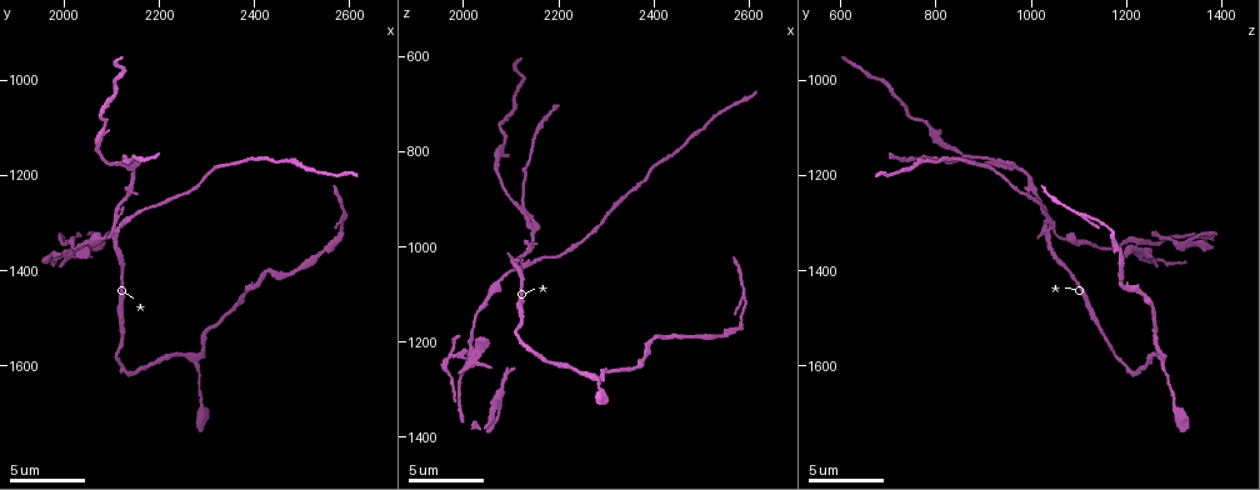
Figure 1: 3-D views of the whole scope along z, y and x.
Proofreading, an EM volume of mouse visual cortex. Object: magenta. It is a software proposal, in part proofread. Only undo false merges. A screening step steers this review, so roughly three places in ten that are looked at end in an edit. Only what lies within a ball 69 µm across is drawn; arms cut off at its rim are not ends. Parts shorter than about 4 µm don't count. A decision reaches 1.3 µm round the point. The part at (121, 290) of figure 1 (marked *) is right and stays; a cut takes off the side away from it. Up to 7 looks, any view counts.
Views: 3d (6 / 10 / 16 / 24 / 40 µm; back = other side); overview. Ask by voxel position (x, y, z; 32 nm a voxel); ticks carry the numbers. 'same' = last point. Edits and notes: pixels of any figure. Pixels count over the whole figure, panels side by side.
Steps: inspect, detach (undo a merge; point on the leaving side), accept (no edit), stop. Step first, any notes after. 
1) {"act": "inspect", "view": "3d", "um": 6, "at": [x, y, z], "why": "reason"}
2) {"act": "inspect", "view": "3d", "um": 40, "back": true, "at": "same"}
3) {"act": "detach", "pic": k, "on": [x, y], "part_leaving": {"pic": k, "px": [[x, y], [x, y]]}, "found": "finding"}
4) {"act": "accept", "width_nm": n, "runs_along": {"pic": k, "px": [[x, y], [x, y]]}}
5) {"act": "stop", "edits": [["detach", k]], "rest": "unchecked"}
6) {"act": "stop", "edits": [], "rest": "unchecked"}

{"act": "inspect", "view": "3d", "um": 16, "at": [2275, 1595, 1280], "why": "side arm on a straight run"}

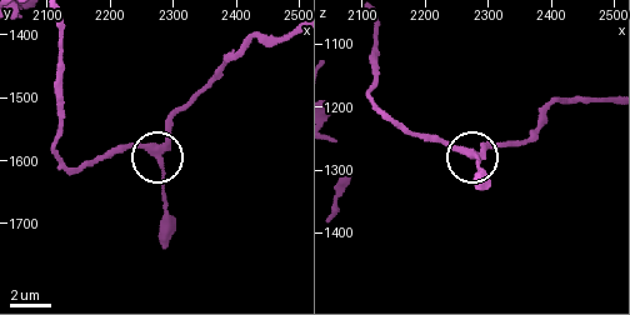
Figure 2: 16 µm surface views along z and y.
{"act": "accept", "side_arm_um": 5, "runs_along": {"pic": 2, "px": [[60, 63], [60, 156], [86, 166], [146, 148], [166, 220]]}, "found": "all the same neuron"}

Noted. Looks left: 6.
{"act": "inspect", "view": "3d", "um": 6, "at": [2100, 1320, 1045], "why": "looks like a crossing"}

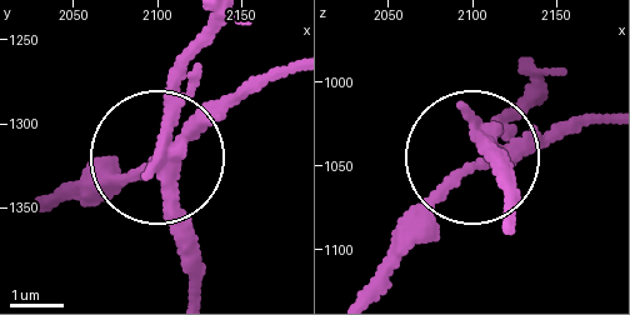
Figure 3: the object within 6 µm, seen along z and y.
{"act": "detach", "pic": 3, "on": [231, 96], "arms": 5, "part_leaving": {"pic": 3, "px": [[180, 156], [288, 75]]}, "found": "a second neuron is stuck on"}

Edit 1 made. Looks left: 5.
{"act": "inspect", "view": "3d", "um": 6, "at": [2575, 1330, 1175], "why": "calibre changes"}

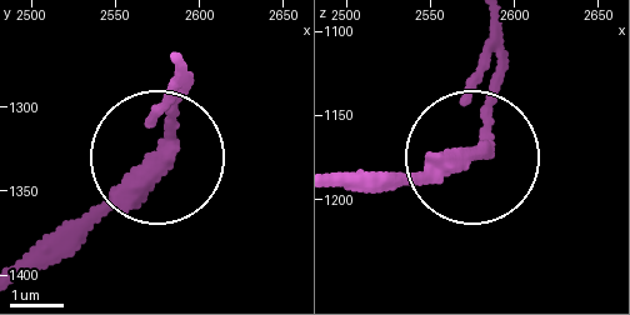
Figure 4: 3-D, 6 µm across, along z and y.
{"act": "detach", "pic": 4, "on": [173, 126], "width_nm": 310, "part_leaving": {"pic": 4, "px": [[135, 193], [175, 71]]}, "found": "two neurons meet here"}

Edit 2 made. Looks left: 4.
{"act": "stop", "edits": [["detach", 3], ["detach", 4]], "rest": "unchecked"}

